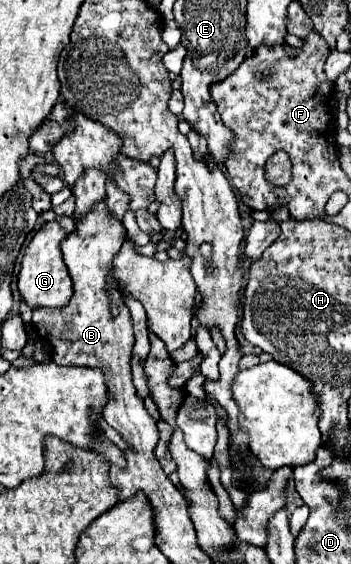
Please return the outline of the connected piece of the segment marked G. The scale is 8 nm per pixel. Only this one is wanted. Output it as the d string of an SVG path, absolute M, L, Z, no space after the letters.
M57 216L53 222L43 224L33 240L29 242L25 256L21 260L21 268L17 274L17 288L19 294L23 298L23 302L29 308L61 308L67 306L71 296L73 296L73 282L71 276L67 274L67 266L61 258L61 240L71 234L71 230L75 230L75 220L73 218L65 218L65 216Z

